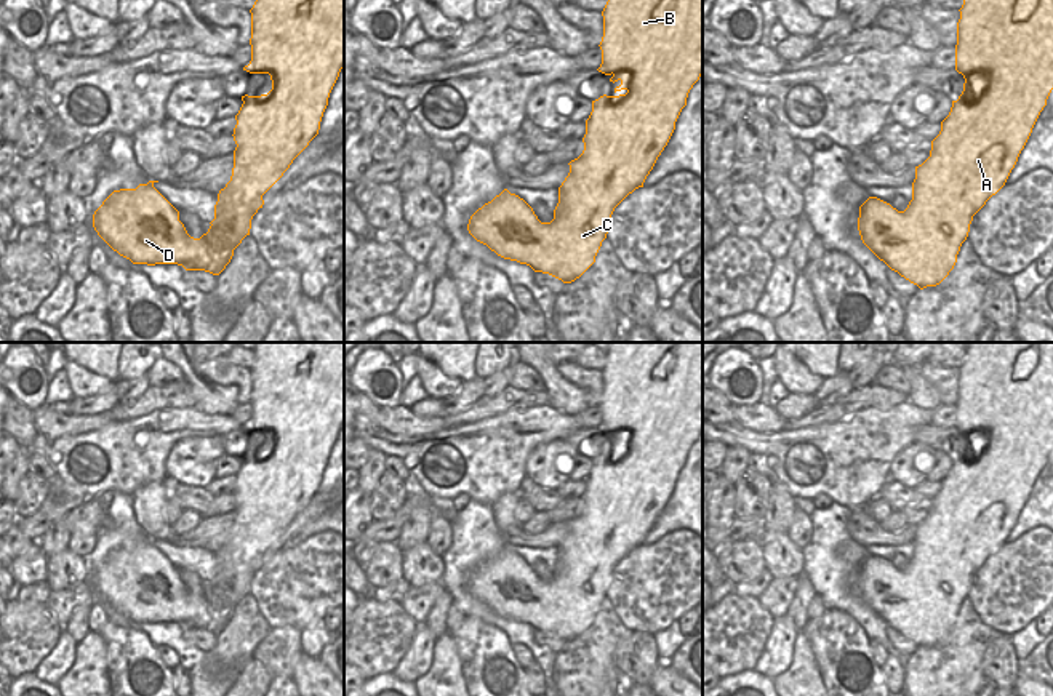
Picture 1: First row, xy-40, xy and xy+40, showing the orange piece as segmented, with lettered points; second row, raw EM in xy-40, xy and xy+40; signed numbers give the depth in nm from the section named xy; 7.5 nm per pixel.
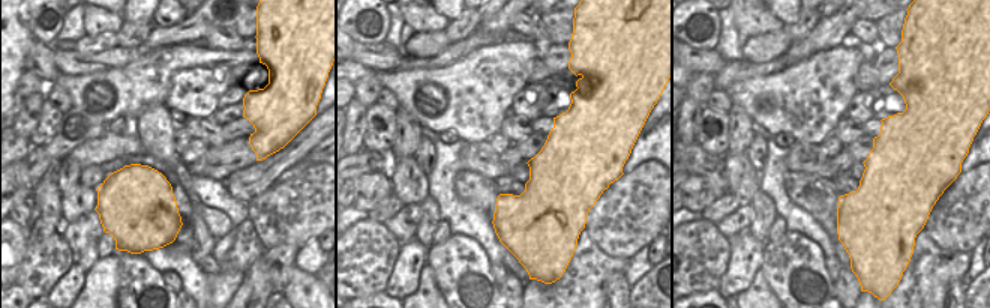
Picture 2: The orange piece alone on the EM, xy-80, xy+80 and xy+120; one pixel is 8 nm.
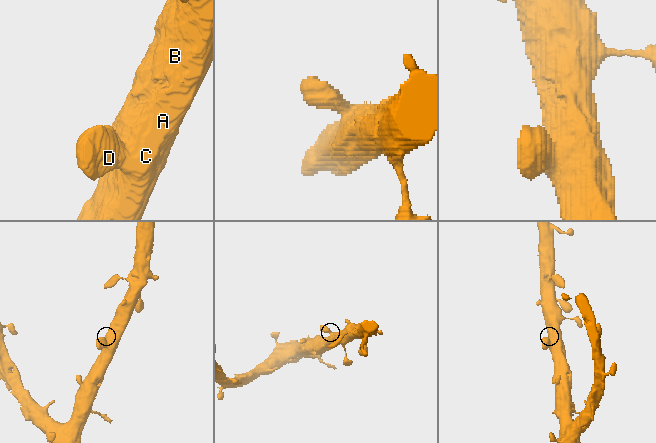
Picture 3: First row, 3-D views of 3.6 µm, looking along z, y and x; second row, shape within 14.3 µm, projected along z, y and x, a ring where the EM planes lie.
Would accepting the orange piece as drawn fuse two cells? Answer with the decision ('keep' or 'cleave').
keep

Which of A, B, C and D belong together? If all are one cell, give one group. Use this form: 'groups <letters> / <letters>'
groups A B C D

